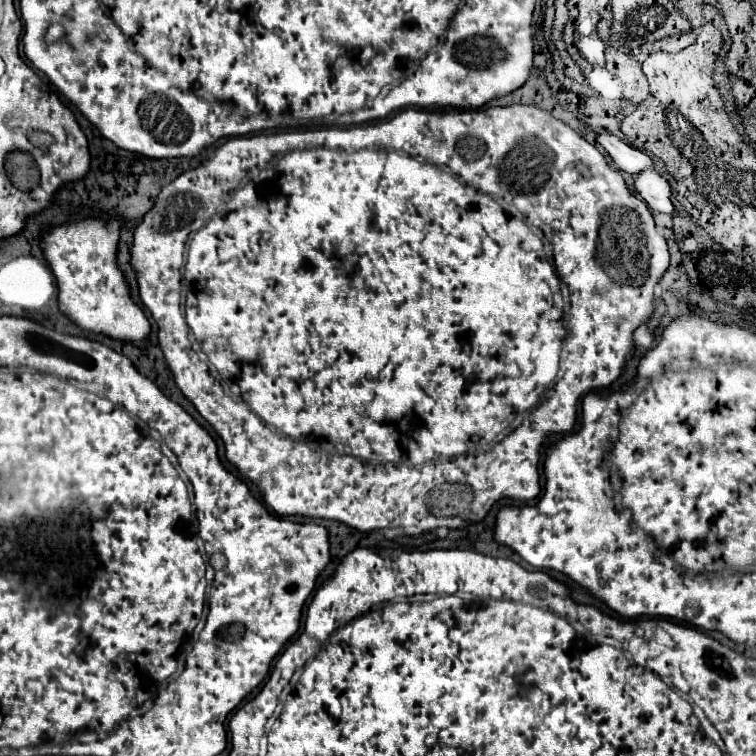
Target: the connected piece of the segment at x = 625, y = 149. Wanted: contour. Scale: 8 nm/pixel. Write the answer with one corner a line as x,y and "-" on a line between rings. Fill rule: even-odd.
600,133
596,141
606,149
606,153
612,157
612,161
616,163
616,167
620,171
626,171
626,173
634,175
638,171
644,171
644,169
652,167
652,159
646,153
630,147
628,143
624,143
616,135

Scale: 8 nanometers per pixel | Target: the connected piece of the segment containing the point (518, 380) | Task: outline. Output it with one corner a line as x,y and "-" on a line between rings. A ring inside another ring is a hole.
510,105
510,107
488,107
488,109
472,109
472,111
470,111
470,109
445,109
445,111
443,111
443,110
430,110
430,109
429,109
429,110
428,110
428,109
414,109
414,107
408,107
408,109
402,109
402,111
398,111
398,113
396,113
396,115
394,115
394,117
390,117
390,119
386,119
386,121
380,121
380,123
371,123
371,124
365,124
365,125
359,125
359,126
354,126
354,127
351,127
351,128
346,128
346,129
342,129
342,128
340,128
340,129
338,129
338,128
336,128
336,129
334,129
334,126
333,126
333,125
329,125
329,124
326,124
326,121
308,121
308,123
304,123
304,125
297,125
297,126
296,126
296,127
293,127
293,131
282,131
282,133
275,133
275,132
274,132
274,131
272,131
272,132
265,132
265,133
258,133
258,134
253,134
253,135
246,135
246,137
232,137
232,139
228,139
228,141
226,141
226,143
222,143
222,145
220,145
220,147
218,147
218,149
216,149
216,151
214,151
214,153
212,153
212,155
210,155
210,157
208,157
208,159
206,159
206,161
202,161
202,163
200,163
200,165
198,165
198,167
196,167
196,169
190,169
190,171
184,171
184,173
182,173
182,175
178,175
178,177
176,177
176,179
174,179
174,181
172,181
172,183
168,183
168,185
166,185
166,187
162,187
162,191
160,191
160,193
158,193
158,197
156,197
156,201
154,201
154,207
152,207
152,209
150,209
150,211
148,211
148,213
146,213
146,215
144,215
144,219
142,219
142,223
140,223
140,225
138,225
138,227
136,227
136,231
134,231
134,239
132,239
132,249
130,249
130,255
138,255
138,257
130,257
130,265
132,265
132,269
134,269
134,271
136,271
136,279
138,279
138,293
140,293
140,301
142,301
142,305
144,305
144,307
146,307
146,309
148,309
148,311
150,311
150,315
152,315
152,319
154,319
154,321
156,321
156,325
158,325
158,345
160,345
160,349
162,349
162,353
164,353
164,357
166,357
166,361
168,361
168,365
170,365
170,367
172,367
172,373
174,373
174,381
176,381
176,385
178,385
178,389
180,389
180,391
182,391
182,393
184,393
184,395
186,395
186,397
188,397
188,399
190,399
190,401
192,401
192,405
194,405
194,407
196,407
196,409
198,409
198,413
200,413
200,415
202,415
202,417
204,417
204,419
206,419
206,421
208,421
208,423
210,423
210,425
212,425
212,427
214,427
214,431
216,431
216,433
218,433
218,437
220,437
220,439
222,439
222,441
224,441
224,447
226,447
226,459
228,459
228,461
230,461
230,463
232,463
232,465
234,465
234,467
236,467
236,469
238,469
238,471
240,471
240,473
242,473
242,475
244,475
244,477
248,477
248,479
250,479
250,481
252,481
252,483
254,483
254,485
256,485
256,487
258,487
258,491
260,491
260,493
262,493
262,497
264,497
264,501
266,501
266,505
268,505
268,507
270,507
270,509
272,509
272,511
274,511
274,513
276,513
276,515
280,515
280,517
290,517
290,515
304,515
304,517
320,517
320,519
332,519
332,521
340,521
340,523
346,523
346,525
350,525
350,527
354,527
354,529
358,529
358,531
372,531
372,529
390,529
390,527
400,527
400,529
404,529
404,533
406,533
406,535
422,535
422,533
426,533
426,531
432,531
432,529
438,529
438,527
448,527
448,529
464,529
464,527
468,527
468,525
470,525
470,523
476,523
476,521
482,521
482,519
484,519
484,517
486,517
486,515
488,515
488,513
490,513
490,509
492,509
492,505
494,505
494,503
498,503
498,501
502,501
502,499
510,499
510,501
522,501
522,503
528,503
528,501
534,501
534,499
536,499
536,497
538,497
538,495
540,495
540,469
538,469
538,461
540,461
540,451
542,451
542,445
544,445
544,441
546,441
546,439
548,439
548,437
550,437
550,435
554,435
554,433
568,433
568,431
572,431
572,429
574,429
574,425
576,425
576,405
578,405
578,399
580,399
580,397
584,397
584,395
588,395
588,393
592,393
592,391
602,391
602,389
608,389
608,387
610,387
610,385
612,385
612,383
614,383
614,381
616,381
616,379
618,379
618,377
620,377
620,373
622,373
622,367
624,367
624,363
626,363
626,357
628,357
628,355
630,355
630,353
632,353
632,349
634,349
634,337
632,337
632,333
634,333
634,329
636,329
636,327
640,327
640,325
642,325
642,323
644,323
644,321
648,321
648,319
650,319
650,315
652,315
652,313
654,313
654,287
656,287
656,283
658,283
658,281
660,281
660,279
662,279
662,275
664,275
664,271
666,271
666,269
668,269
668,263
670,263
670,255
668,255
668,245
666,245
666,241
664,241
664,237
662,237
662,235
658,235
658,231
656,231
656,227
654,227
654,219
652,219
652,213
650,213
650,211
648,211
648,207
646,207
646,203
644,203
644,201
642,201
642,199
636,199
636,195
632,195
632,193
630,193
630,189
628,189
628,187
626,187
626,183
624,183
624,179
622,179
622,175
620,175
620,171
616,171
616,169
612,169
612,167
610,167
610,165
608,165
608,161
606,161
606,159
604,159
604,155
602,155
602,153
600,153
600,151
598,151
598,149
596,149
596,147
594,147
594,145
590,145
590,143
588,143
588,141
584,141
584,139
582,139
582,137
580,137
580,135
578,135
578,133
576,133
576,131
574,131
574,129
570,129
570,127
568,127
568,125
564,125
564,123
562,123
562,121
558,121
558,119
554,119
554,117
552,117
552,115
550,115
550,113
546,113
546,111
542,111
542,109
538,109
538,107
536,107
536,105
-
250,167
266,167
266,169
262,169
262,171
260,171
260,173
258,173
258,175
256,175
256,177
254,177
254,179
242,179
242,177
244,177
244,173
246,173
246,171
248,171
248,169
250,169
-
181,280
184,280
184,285
186,285
186,301
184,301
184,307
186,307
186,319
185,319
185,315
184,315
184,307
183,307
183,304
182,304
182,300
183,300
183,297
184,297
184,293
183,293
183,291
182,291
182,290
181,290
-
192,333
194,333
194,337
196,337
196,341
198,341
198,343
200,343
200,347
199,347
199,346
198,346
198,345
197,345
197,344
193,344
193,342
192,342
192,341
191,341
191,339
192,339
192,338
193,338
193,337
191,337
191,336
192,336
-
260,345
264,345
264,347
266,347
266,349
268,349
268,353
266,353
266,349
264,349
264,353
262,353
262,349
260,349
-
203,351
204,351
204,353
206,353
206,357
208,357
208,361
210,361
210,363
212,363
212,365
214,365
214,367
216,367
216,371
218,371
218,373
220,373
220,377
222,377
222,381
224,381
224,383
226,383
226,385
228,385
228,389
230,389
230,393
232,393
232,395
235,395
235,396
233,396
233,397
226,397
226,395
224,395
224,393
222,393
222,387
220,387
220,385
218,385
218,383
216,383
216,379
214,379
214,377
212,377
212,375
210,375
210,373
208,373
208,368
209,368
209,365
208,365
208,363
207,363
207,365
206,365
206,363
202,363
202,360
201,360
201,359
200,359
200,357
199,357
199,354
198,354
198,353
197,353
197,352
203,352
-
544,393
546,393
546,401
542,401
542,403
540,403
540,405
538,405
538,407
536,407
536,409
534,409
534,411
532,411
532,413
530,413
530,415
528,415
528,417
526,417
526,419
524,419
524,423
522,423
522,427
518,427
518,429
514,429
514,431
512,431
512,433
510,433
510,435
506,435
506,439
502,439
502,443
496,443
496,445
494,445
494,447
492,447
492,449
482,449
482,447
486,447
486,445
492,445
492,443
494,443
494,439
496,439
496,437
498,437
498,435
500,435
500,433
506,433
506,431
508,431
508,429
510,429
510,425
512,425
512,423
514,423
514,421
516,421
516,417
518,417
518,415
520,415
520,413
526,413
526,411
530,411
530,409
532,409
532,407
534,407
534,403
538,403
538,399
542,399
542,395
544,395

